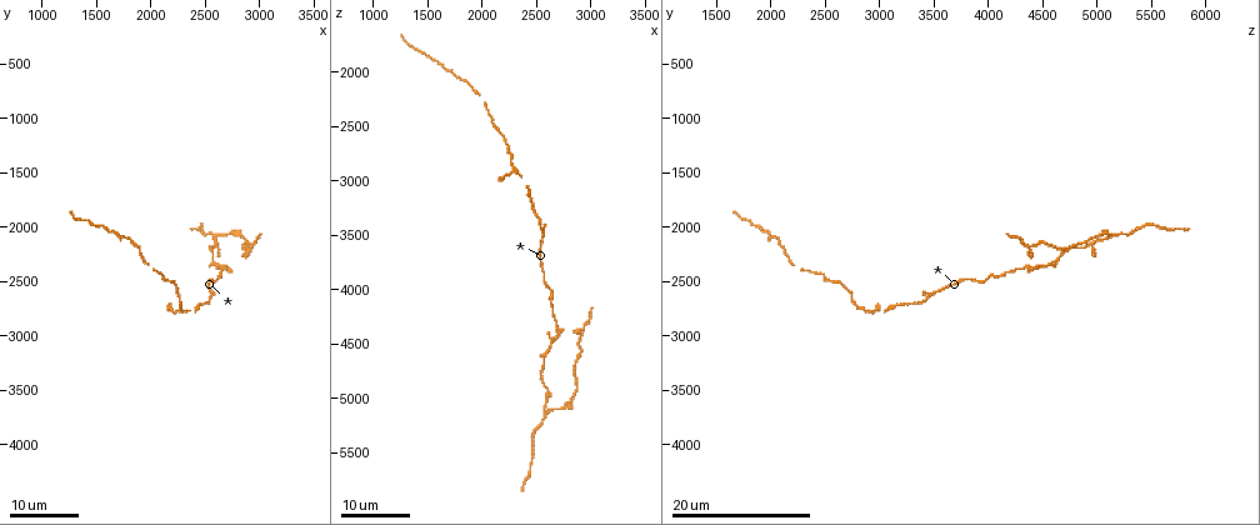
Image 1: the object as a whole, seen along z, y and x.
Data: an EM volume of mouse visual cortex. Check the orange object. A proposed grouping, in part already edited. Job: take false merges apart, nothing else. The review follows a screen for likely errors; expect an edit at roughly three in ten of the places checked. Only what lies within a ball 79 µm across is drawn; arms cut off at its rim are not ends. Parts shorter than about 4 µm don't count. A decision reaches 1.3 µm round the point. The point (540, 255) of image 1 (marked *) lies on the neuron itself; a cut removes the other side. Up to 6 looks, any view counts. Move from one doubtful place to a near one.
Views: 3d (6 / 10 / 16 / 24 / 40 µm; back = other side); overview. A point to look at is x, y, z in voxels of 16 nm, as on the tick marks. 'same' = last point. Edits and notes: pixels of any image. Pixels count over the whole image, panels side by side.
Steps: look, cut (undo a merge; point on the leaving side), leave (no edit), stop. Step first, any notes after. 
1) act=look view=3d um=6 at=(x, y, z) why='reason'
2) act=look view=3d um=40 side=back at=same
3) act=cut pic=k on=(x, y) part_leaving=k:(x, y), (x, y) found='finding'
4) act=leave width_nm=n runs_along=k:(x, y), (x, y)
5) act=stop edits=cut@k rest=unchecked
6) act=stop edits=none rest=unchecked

act=look view=3d um=16 at=(2580, 2060, 5120) why='three arms meet'

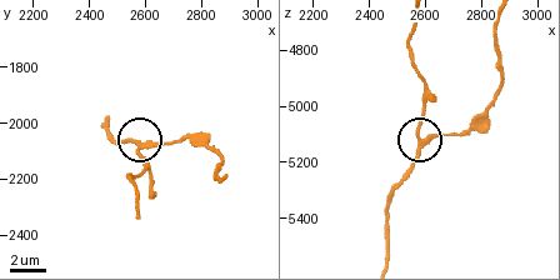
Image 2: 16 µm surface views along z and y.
act=look view=3d um=10 at=(2600, 2070, 5140)

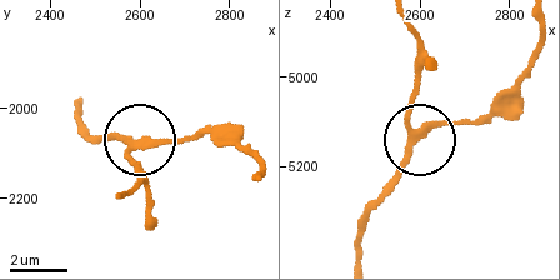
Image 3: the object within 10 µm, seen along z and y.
act=leave runs_along=3:(404, 20), (420, 49), (415, 143), (365, 204) found='continuous, no second neuron'

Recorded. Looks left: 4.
act=look view=3d um=24 at=(2680, 2340, 4360) why='three arms meet'

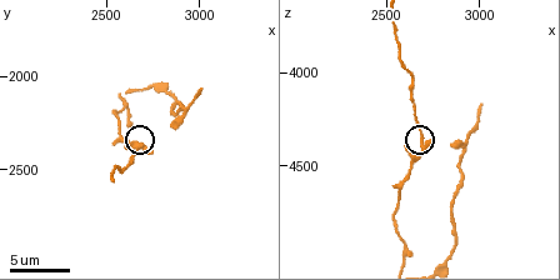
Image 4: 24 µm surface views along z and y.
act=look view=3d um=6 at=(2700, 2360, 4360)

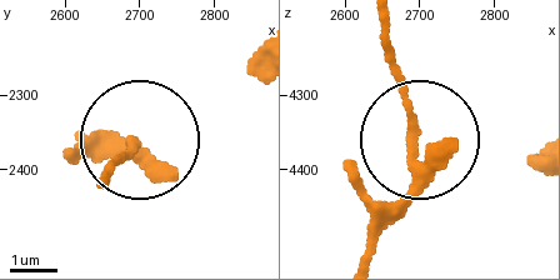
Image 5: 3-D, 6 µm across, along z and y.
act=leave width_nm=190 runs_along=5:(383, 21), (418, 176), (374, 249) found='all the same neuron'

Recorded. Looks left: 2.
act=look view=3d um=6 at=(2560, 2320, 4640) why='thick turns thin'

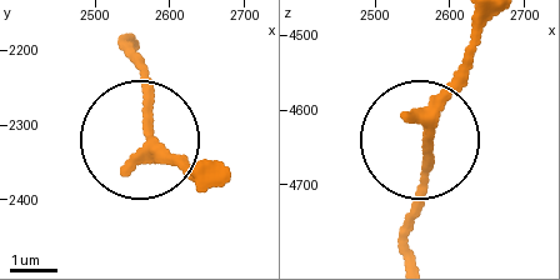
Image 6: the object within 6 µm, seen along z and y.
act=leave runs_along=6:(483, 28), (426, 139), (419, 215) found='continuous, no second neuron'

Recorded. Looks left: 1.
act=stop edits=none rest=unchecked

